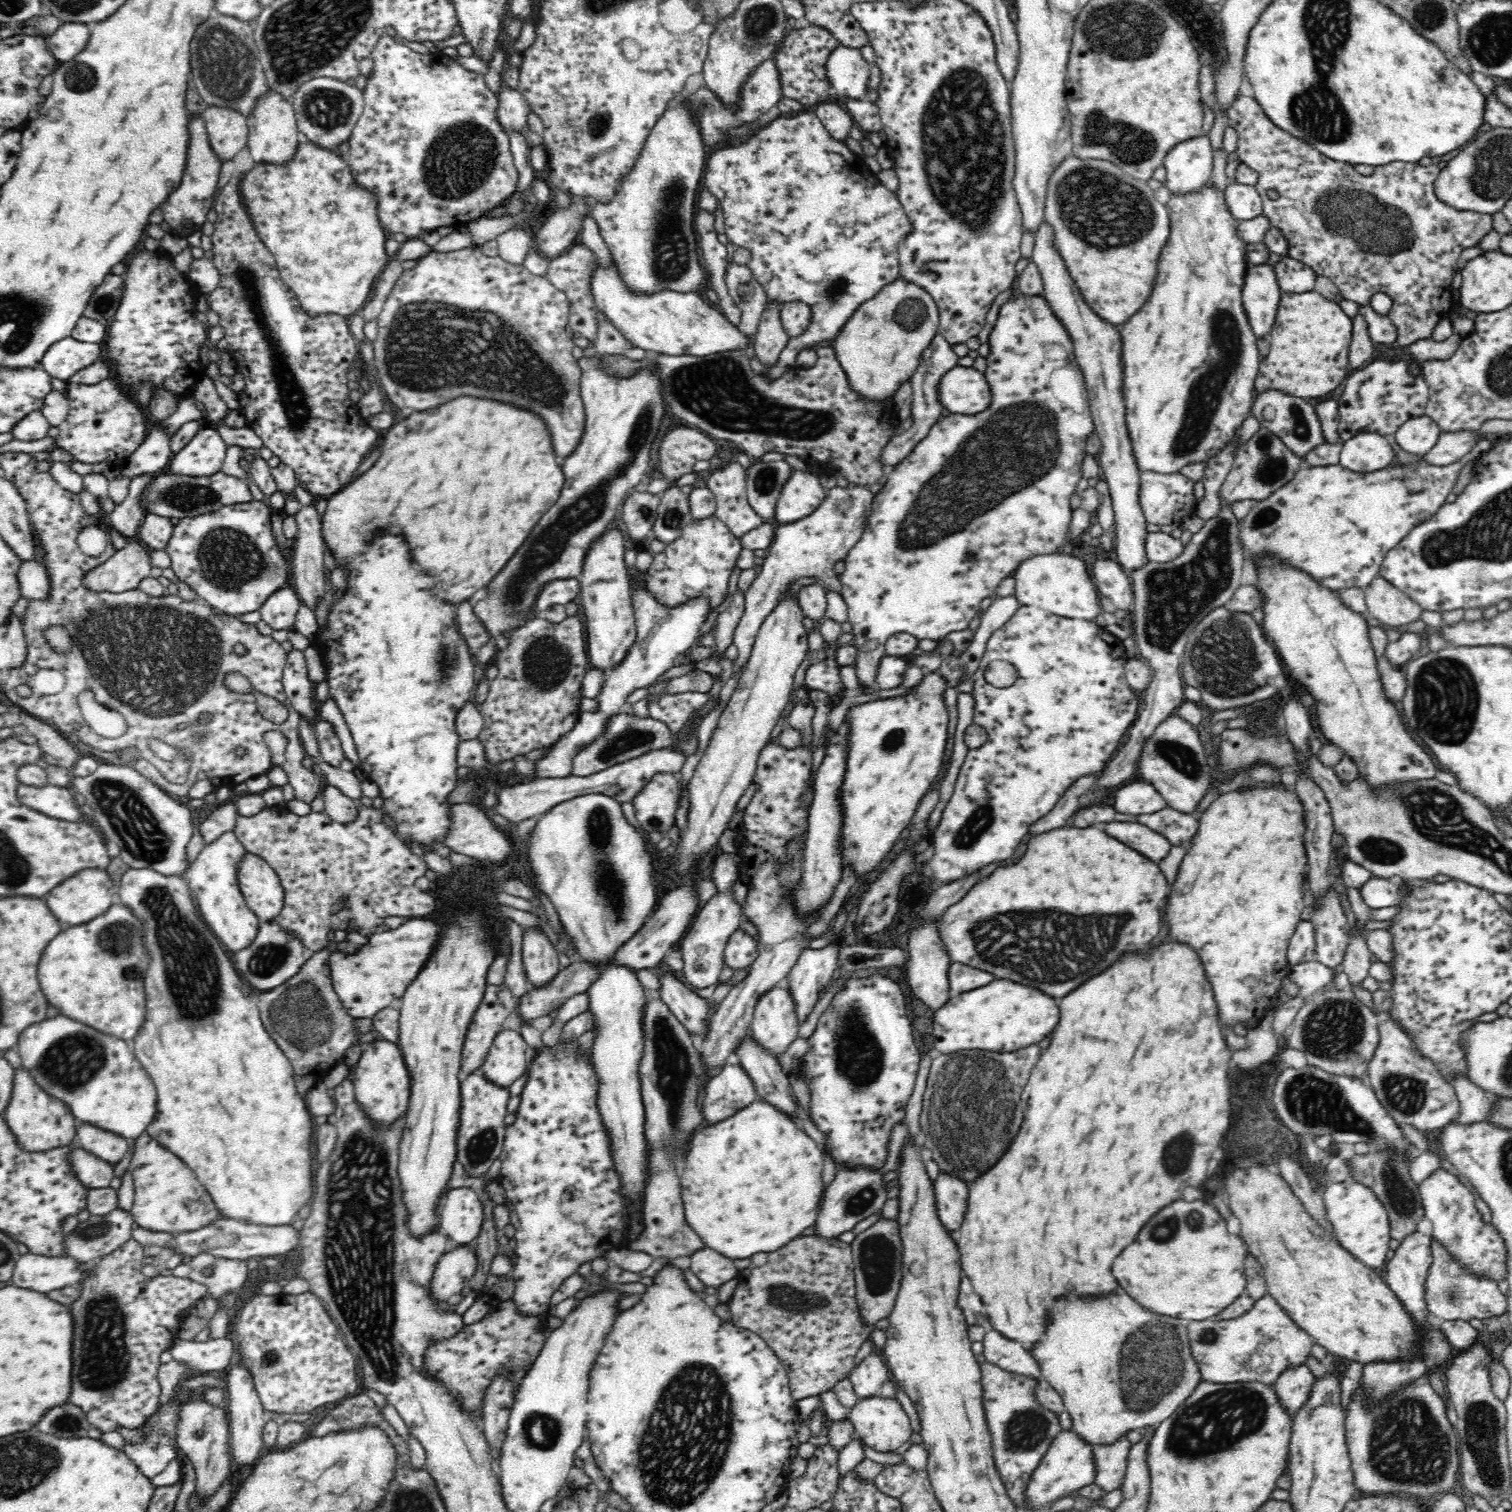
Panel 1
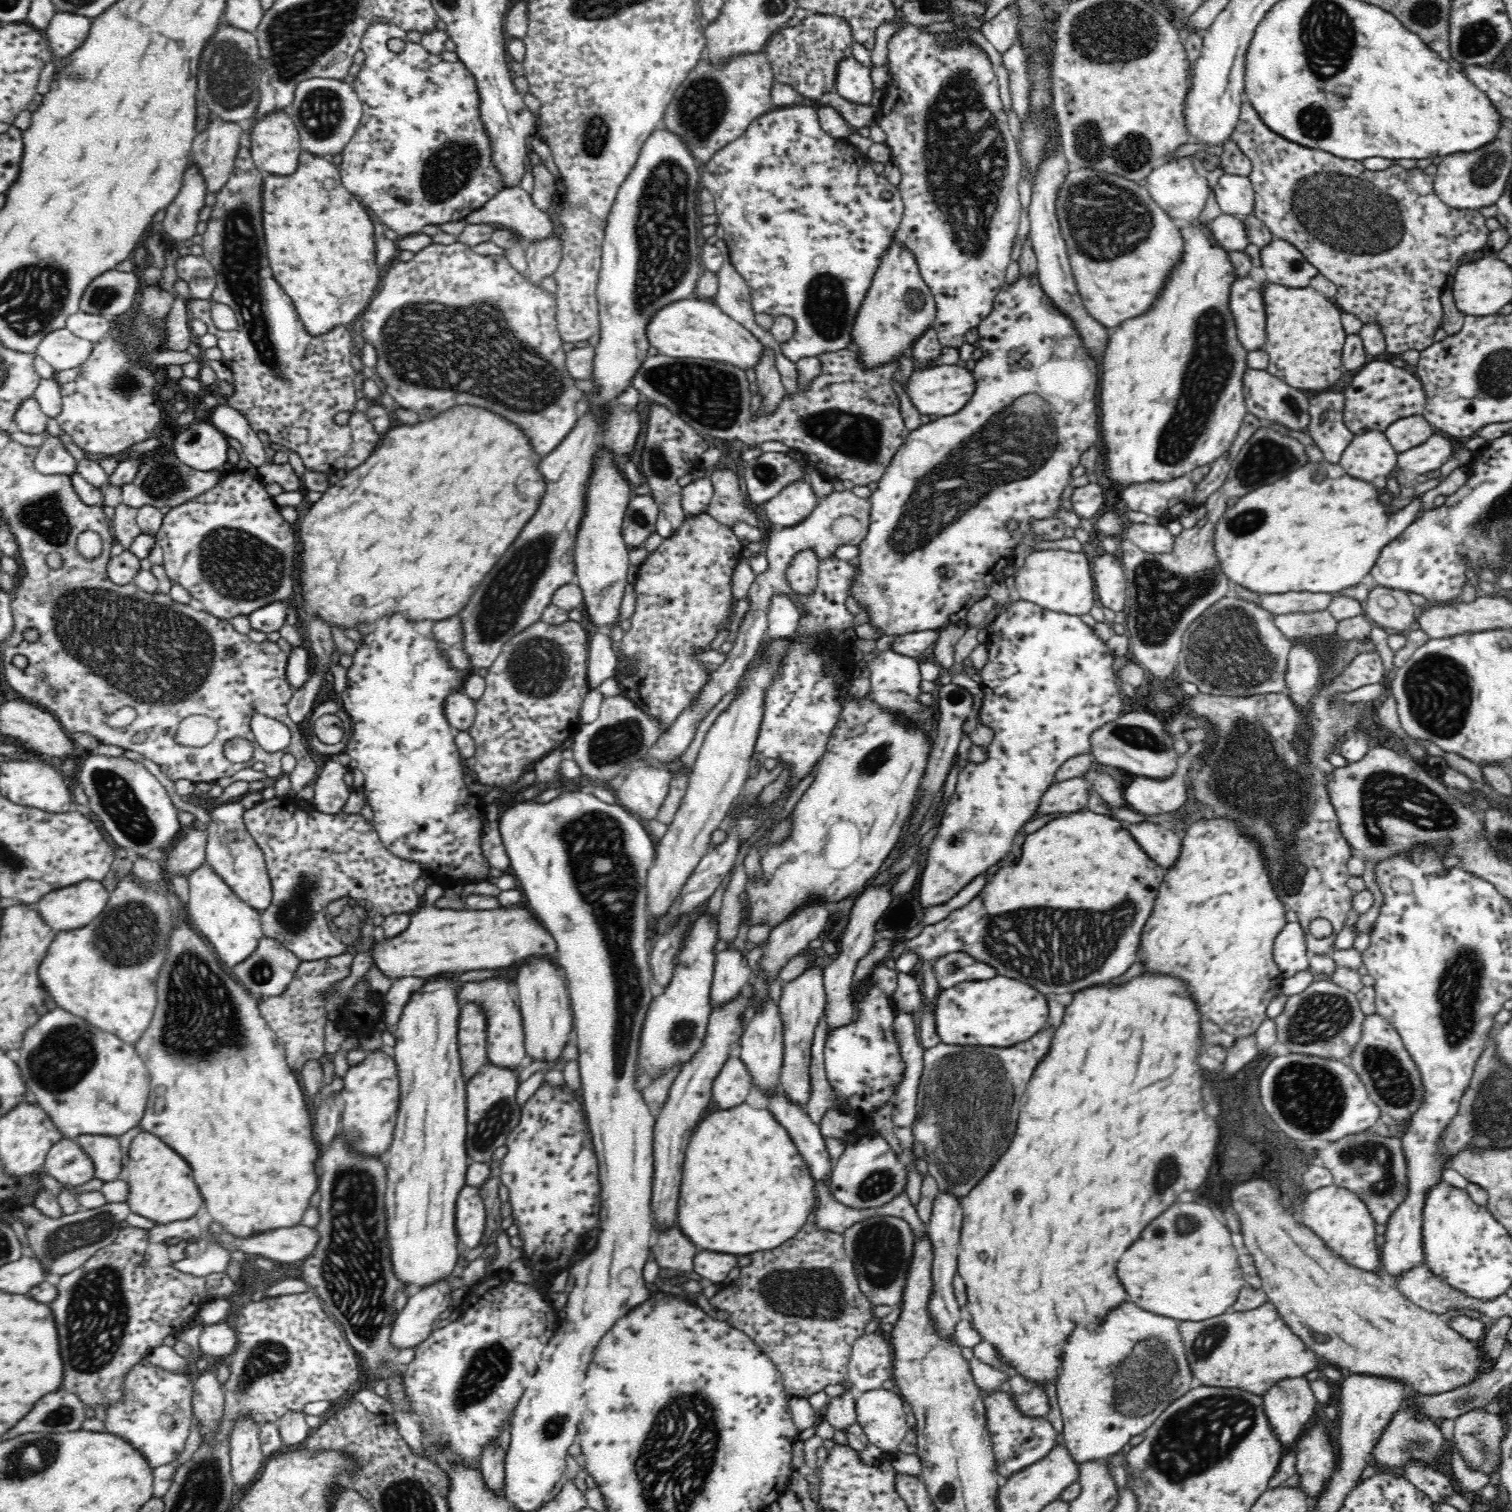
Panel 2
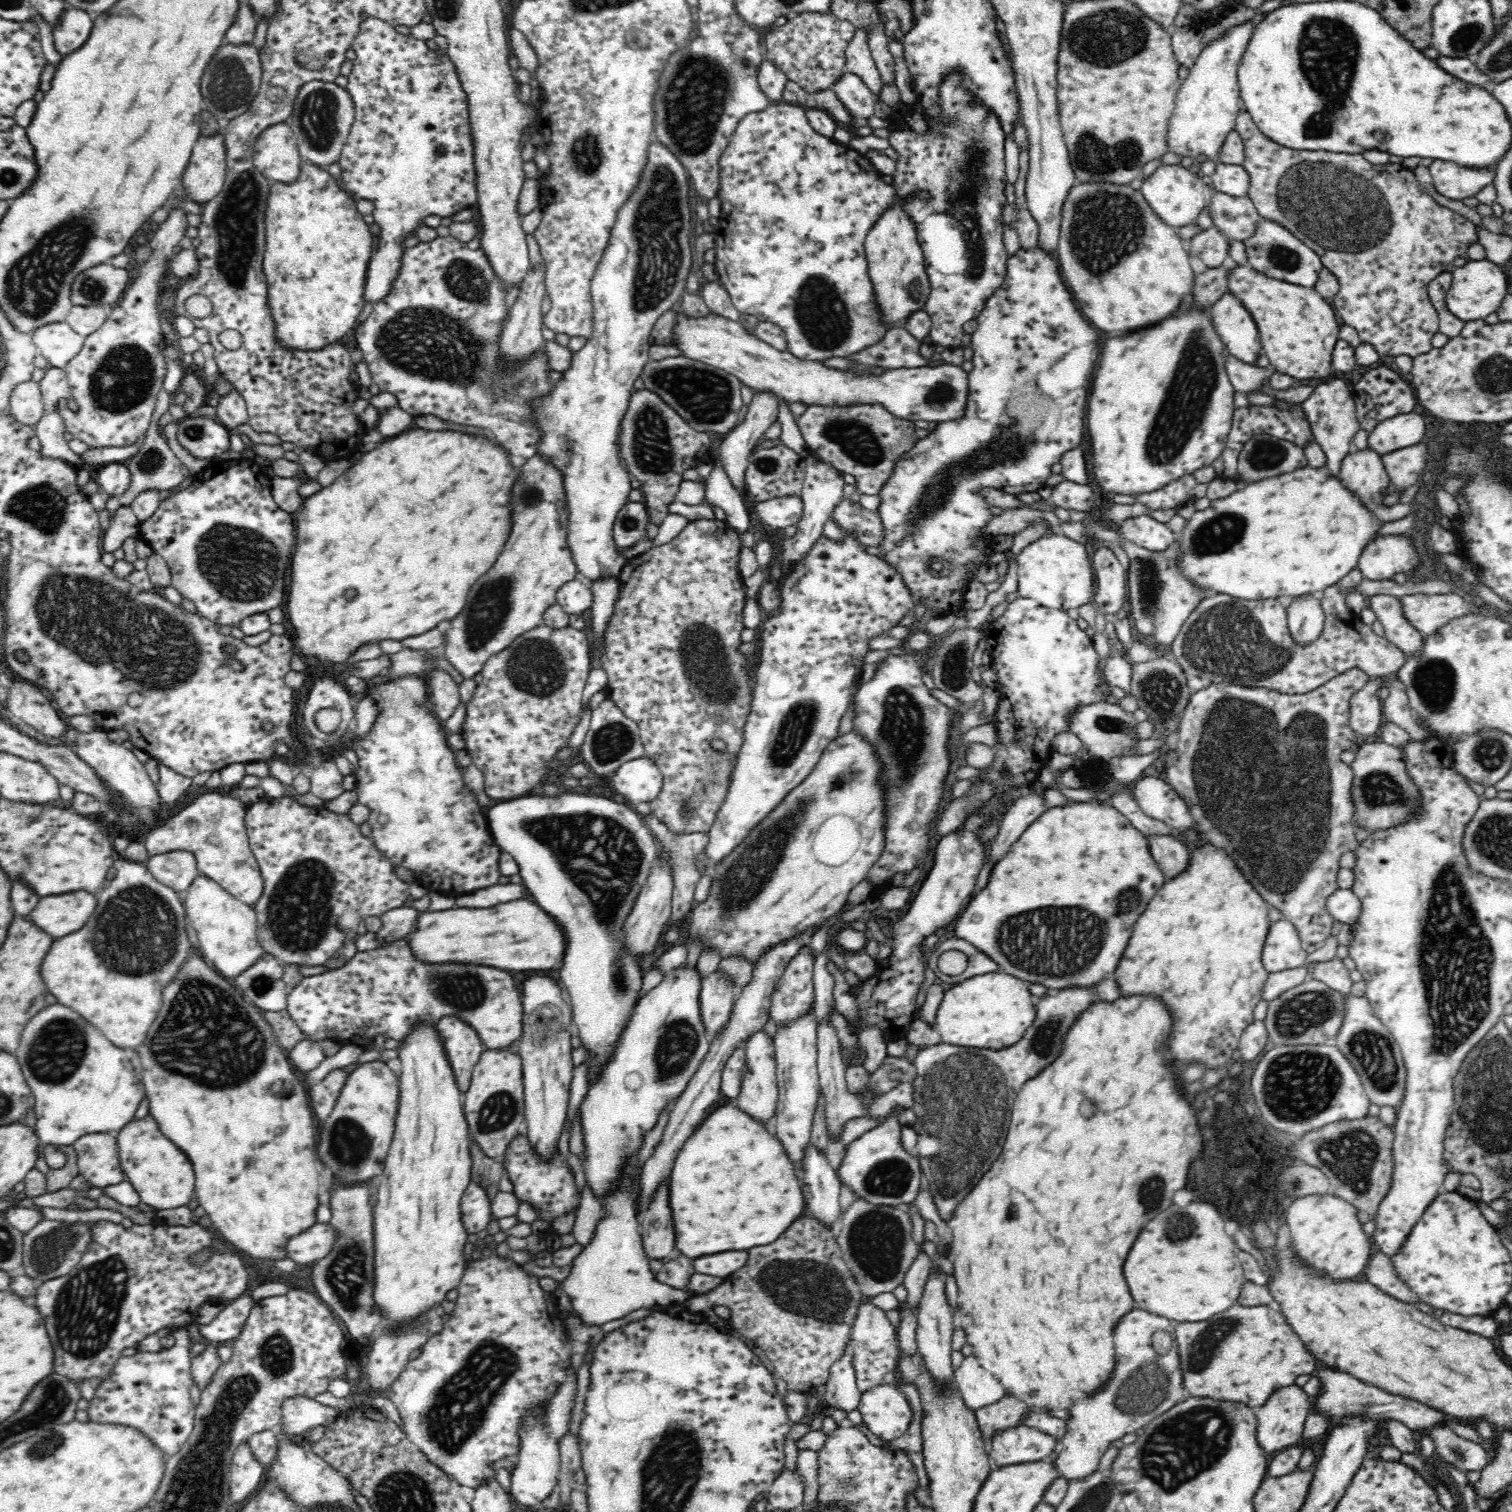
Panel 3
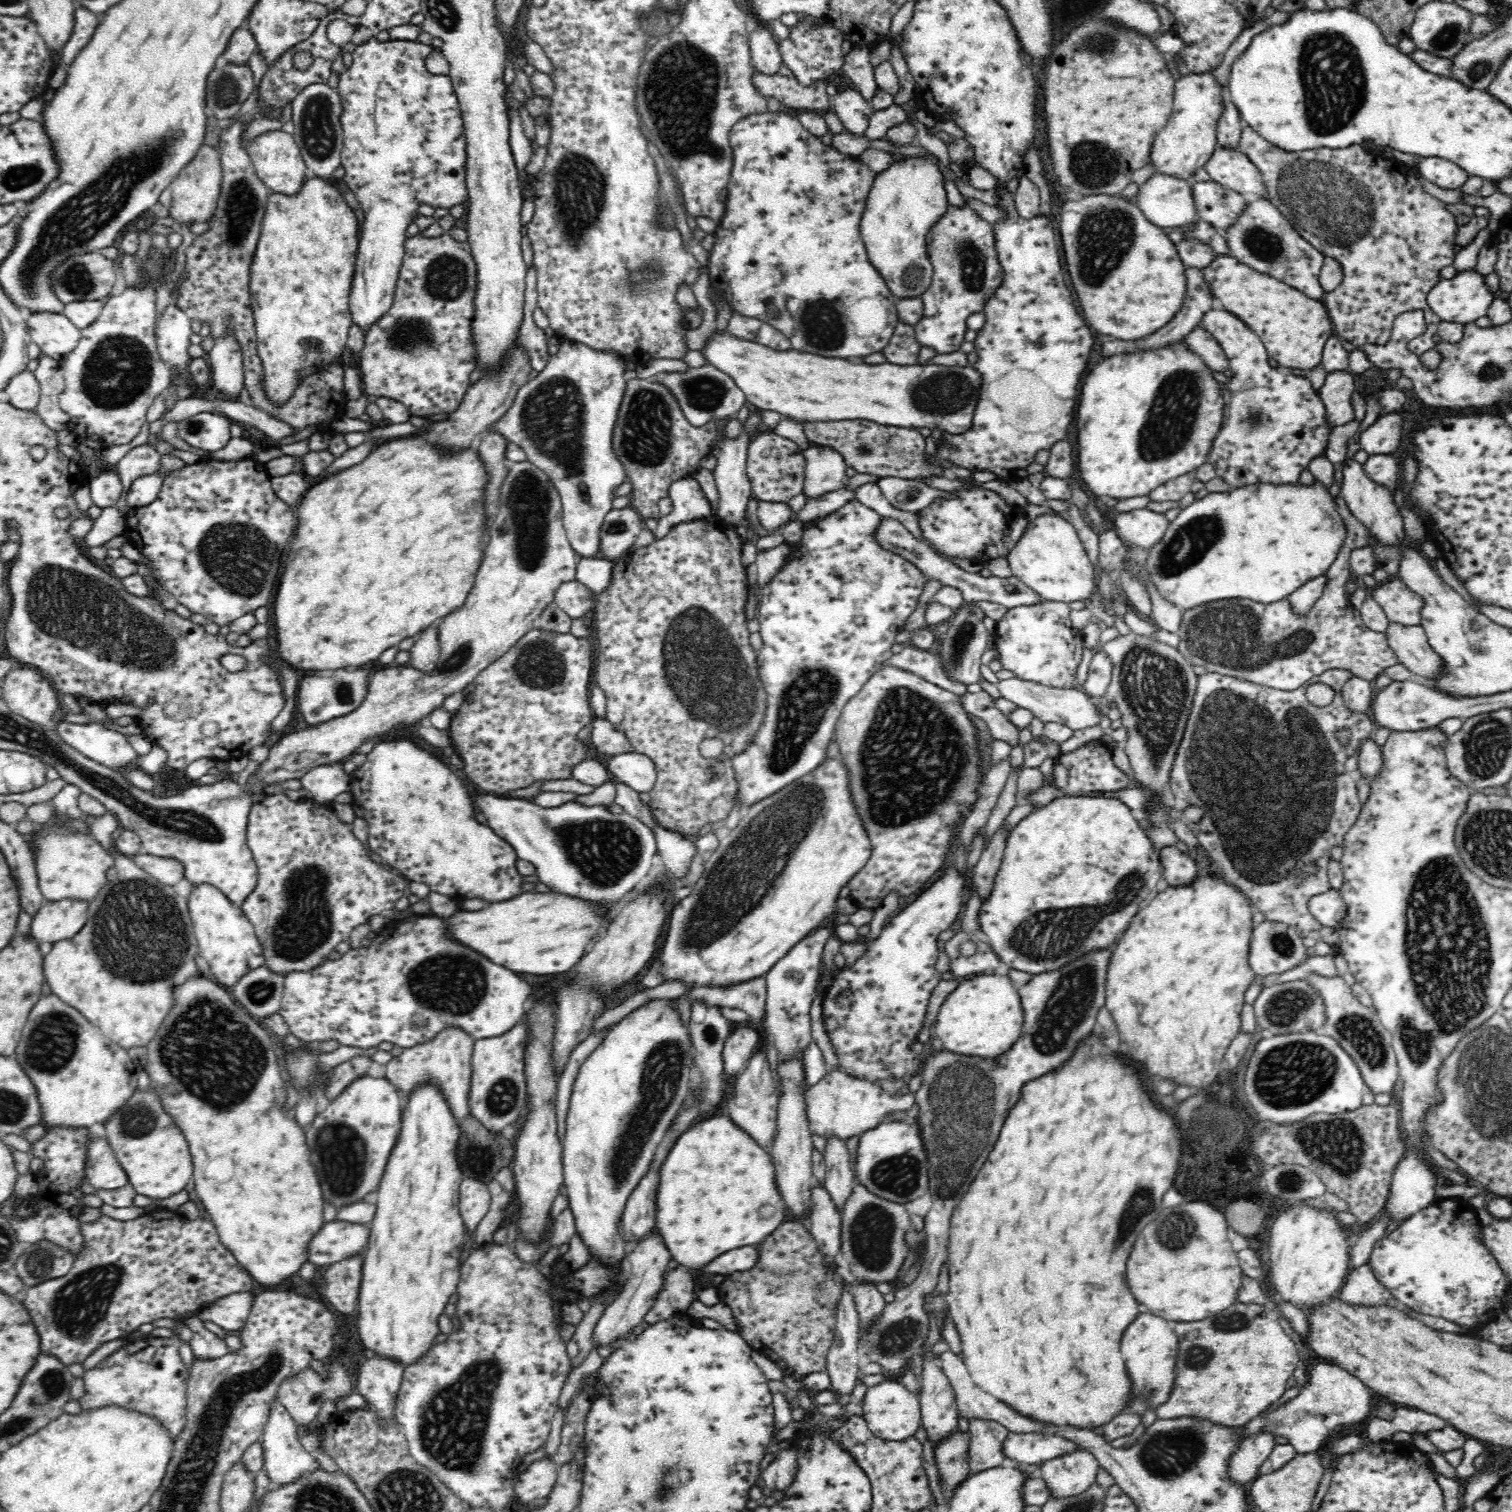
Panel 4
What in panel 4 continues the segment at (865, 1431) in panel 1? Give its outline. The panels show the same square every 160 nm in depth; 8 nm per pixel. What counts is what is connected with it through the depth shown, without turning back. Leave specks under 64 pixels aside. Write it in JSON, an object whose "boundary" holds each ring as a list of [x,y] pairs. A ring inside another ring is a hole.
{"boundary":[[[885,1381],[870,1387],[860,1402],[863,1417],[874,1436],[887,1441],[902,1441],[912,1437],[921,1421],[921,1404],[919,1397],[902,1383]]]}

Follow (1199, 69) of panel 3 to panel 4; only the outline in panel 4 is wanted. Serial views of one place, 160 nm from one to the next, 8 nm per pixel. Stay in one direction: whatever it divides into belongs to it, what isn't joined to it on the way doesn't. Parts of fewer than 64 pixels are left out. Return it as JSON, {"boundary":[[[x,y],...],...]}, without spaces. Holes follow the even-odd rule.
{"boundary":[[[1213,70],[1190,72],[1176,81],[1172,114],[1152,145],[1150,161],[1155,163],[1156,171],[1193,183],[1194,170],[1204,168],[1218,150],[1217,126],[1224,110],[1224,92],[1228,86],[1216,81]]]}

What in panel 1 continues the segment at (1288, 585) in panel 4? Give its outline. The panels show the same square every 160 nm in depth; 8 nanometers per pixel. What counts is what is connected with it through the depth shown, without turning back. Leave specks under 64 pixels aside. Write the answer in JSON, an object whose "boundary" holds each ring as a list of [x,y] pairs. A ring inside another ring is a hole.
{"boundary":[[[1485,438],[1481,439],[1460,461],[1452,462],[1450,466],[1430,466],[1430,463],[1426,462],[1426,460],[1418,460],[1416,464],[1408,464],[1408,466],[1396,466],[1398,462],[1395,461],[1392,466],[1386,466],[1386,470],[1378,470],[1378,472],[1370,472],[1370,474],[1356,474],[1356,472],[1344,468],[1340,464],[1332,466],[1304,465],[1300,470],[1295,472],[1294,478],[1288,481],[1286,486],[1276,489],[1270,498],[1252,503],[1250,514],[1242,520],[1240,531],[1237,531],[1238,534],[1240,534],[1240,543],[1242,543],[1242,547],[1244,547],[1244,556],[1248,560],[1251,560],[1252,556],[1256,556],[1258,552],[1274,552],[1276,556],[1284,558],[1286,562],[1290,562],[1290,564],[1296,566],[1298,570],[1304,570],[1306,575],[1310,575],[1310,577],[1316,579],[1318,583],[1330,590],[1337,591],[1339,588],[1352,588],[1352,586],[1364,589],[1374,578],[1379,576],[1386,553],[1400,544],[1400,542],[1410,534],[1410,530],[1414,530],[1416,526],[1420,526],[1424,520],[1428,520],[1430,516],[1434,516],[1434,514],[1440,510],[1440,506],[1446,502],[1446,496],[1452,492],[1452,488],[1454,488],[1454,484],[1456,484],[1456,480],[1458,480],[1460,470],[1463,469],[1467,462],[1477,459],[1484,452],[1489,451],[1491,447],[1492,444]],[[1406,472],[1418,472],[1418,474],[1424,478],[1424,490],[1420,490],[1420,492],[1416,492],[1416,494],[1410,494],[1410,490],[1408,490],[1408,486],[1406,486],[1406,478],[1404,478]]]}

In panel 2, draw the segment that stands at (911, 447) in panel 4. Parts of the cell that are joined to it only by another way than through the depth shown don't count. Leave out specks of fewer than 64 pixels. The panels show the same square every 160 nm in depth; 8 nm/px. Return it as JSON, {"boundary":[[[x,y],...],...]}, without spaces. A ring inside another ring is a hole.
{"boundary":[[[850,346],[822,352],[817,358],[818,375],[805,388],[797,386],[795,392],[786,391],[786,394],[782,394],[780,404],[772,412],[761,408],[751,410],[754,394],[750,393],[750,382],[744,370],[719,362],[704,362],[700,358],[672,358],[660,353],[647,356],[638,372],[632,376],[630,386],[636,388],[642,398],[651,399],[678,415],[704,437],[740,441],[749,448],[759,448],[763,442],[768,441],[780,442],[789,449],[799,451],[809,466],[816,470],[828,472],[842,481],[851,480],[856,486],[874,486],[911,431],[902,421],[900,399],[891,383],[898,363],[864,371],[856,361],[856,351],[850,349]]]}

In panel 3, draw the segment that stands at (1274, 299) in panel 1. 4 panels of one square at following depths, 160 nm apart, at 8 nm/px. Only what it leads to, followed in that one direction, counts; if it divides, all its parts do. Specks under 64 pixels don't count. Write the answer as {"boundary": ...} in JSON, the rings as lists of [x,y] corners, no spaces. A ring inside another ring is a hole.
{"boundary":[[[1232,290],[1211,306],[1211,317],[1229,354],[1248,364],[1255,364],[1261,351],[1258,327]]]}

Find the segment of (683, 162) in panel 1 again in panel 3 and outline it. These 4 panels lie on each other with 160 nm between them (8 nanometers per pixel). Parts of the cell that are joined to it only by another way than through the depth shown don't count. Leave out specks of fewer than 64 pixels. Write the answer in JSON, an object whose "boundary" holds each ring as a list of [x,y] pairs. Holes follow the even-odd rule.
{"boundary":[[[653,140],[648,148],[648,161],[641,172],[634,194],[626,200],[616,216],[616,222],[608,236],[608,246],[593,274],[590,290],[593,305],[593,333],[584,347],[573,354],[570,368],[564,378],[555,384],[553,391],[536,406],[537,426],[543,432],[539,454],[547,458],[563,472],[565,493],[568,499],[567,544],[571,550],[577,571],[591,583],[598,579],[622,576],[628,559],[614,541],[614,524],[620,510],[629,502],[632,477],[624,470],[620,460],[619,434],[634,382],[640,378],[650,358],[648,349],[652,345],[650,332],[656,320],[682,300],[686,282],[692,272],[692,244],[690,244],[690,181],[686,167],[676,155],[660,141]]]}

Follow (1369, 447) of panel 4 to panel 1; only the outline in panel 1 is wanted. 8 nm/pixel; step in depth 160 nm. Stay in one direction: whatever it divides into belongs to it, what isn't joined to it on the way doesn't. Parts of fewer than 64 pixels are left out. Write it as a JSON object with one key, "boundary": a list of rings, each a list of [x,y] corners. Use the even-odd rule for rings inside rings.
{"boundary":[[[1429,416],[1416,417],[1407,420],[1395,432],[1395,439],[1398,446],[1412,455],[1420,454],[1423,456],[1428,454],[1434,446],[1438,437],[1442,434],[1438,423],[1434,422]]]}

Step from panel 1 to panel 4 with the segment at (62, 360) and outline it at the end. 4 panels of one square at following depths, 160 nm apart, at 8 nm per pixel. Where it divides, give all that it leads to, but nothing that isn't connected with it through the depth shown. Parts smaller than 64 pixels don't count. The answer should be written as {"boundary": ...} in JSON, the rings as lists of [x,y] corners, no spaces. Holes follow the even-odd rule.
{"boundary":[[[50,312],[27,314],[31,340],[48,357],[60,361],[74,350],[81,337],[81,330],[64,314]]]}

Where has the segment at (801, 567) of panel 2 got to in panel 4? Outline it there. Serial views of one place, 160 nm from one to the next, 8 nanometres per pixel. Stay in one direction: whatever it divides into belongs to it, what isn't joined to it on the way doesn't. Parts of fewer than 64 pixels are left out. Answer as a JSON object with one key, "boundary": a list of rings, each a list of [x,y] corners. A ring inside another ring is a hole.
{"boundary":[[[815,445],[803,449],[805,456],[802,494],[806,501],[823,497],[843,488],[846,480],[844,457],[828,446]]]}

